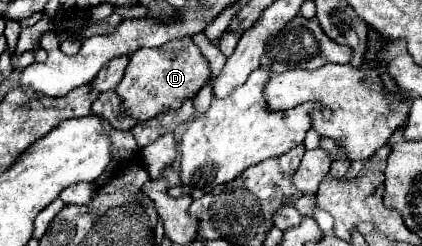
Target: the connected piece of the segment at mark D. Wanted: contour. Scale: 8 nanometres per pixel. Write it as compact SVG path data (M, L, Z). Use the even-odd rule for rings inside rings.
M185 37L185 47L173 49L171 43L161 47L137 49L127 65L123 81L117 85L117 95L123 99L123 113L139 121L147 121L165 109L175 109L183 99L197 93L209 79L209 63L201 55L191 37Z

